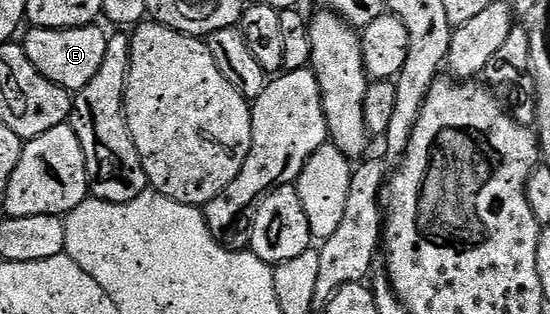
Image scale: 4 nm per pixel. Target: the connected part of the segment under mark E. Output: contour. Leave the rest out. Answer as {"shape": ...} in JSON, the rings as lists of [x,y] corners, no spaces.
{"shape":[[[85,24],[83,28],[36,28],[31,27],[22,49],[28,54],[28,62],[48,78],[48,82],[56,82],[66,92],[77,94],[96,78],[100,66],[104,66],[104,58],[108,50],[107,33],[102,33],[98,26]]]}

